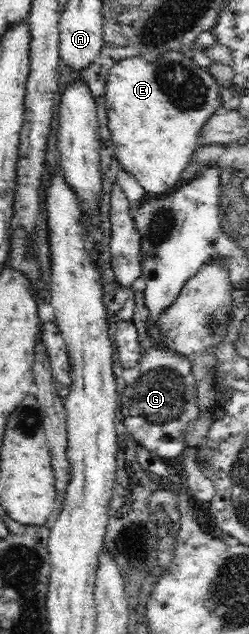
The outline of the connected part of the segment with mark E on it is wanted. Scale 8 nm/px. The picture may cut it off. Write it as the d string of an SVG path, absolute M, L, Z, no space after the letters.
M178 49L163 52L150 62L142 56L124 58L120 64L112 66L106 82L107 125L122 170L132 174L151 197L174 192L181 185L182 174L190 164L194 151L200 146L200 129L212 114L222 111L221 83L212 77L208 68L195 63L191 54L186 56Z

